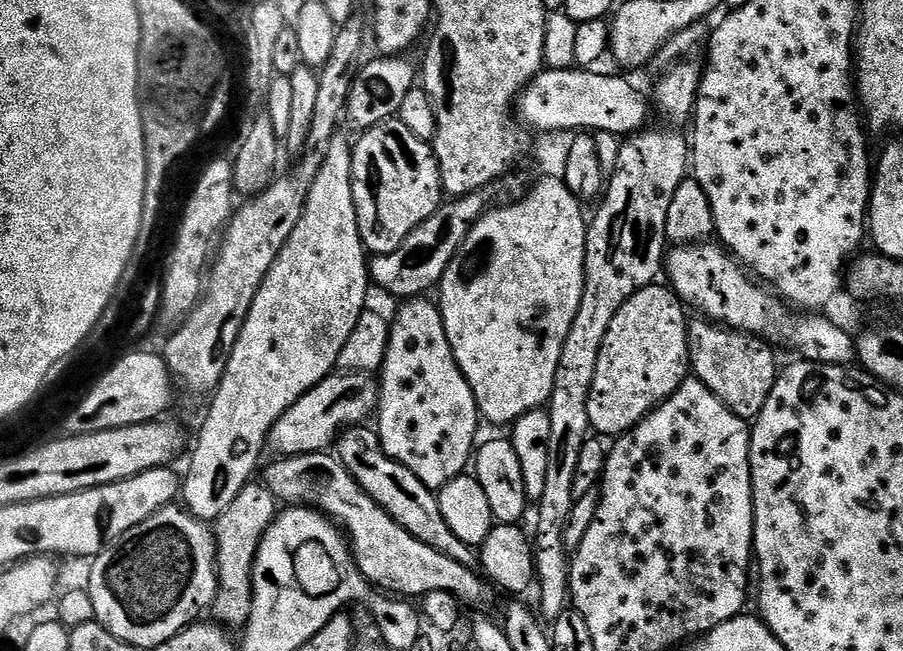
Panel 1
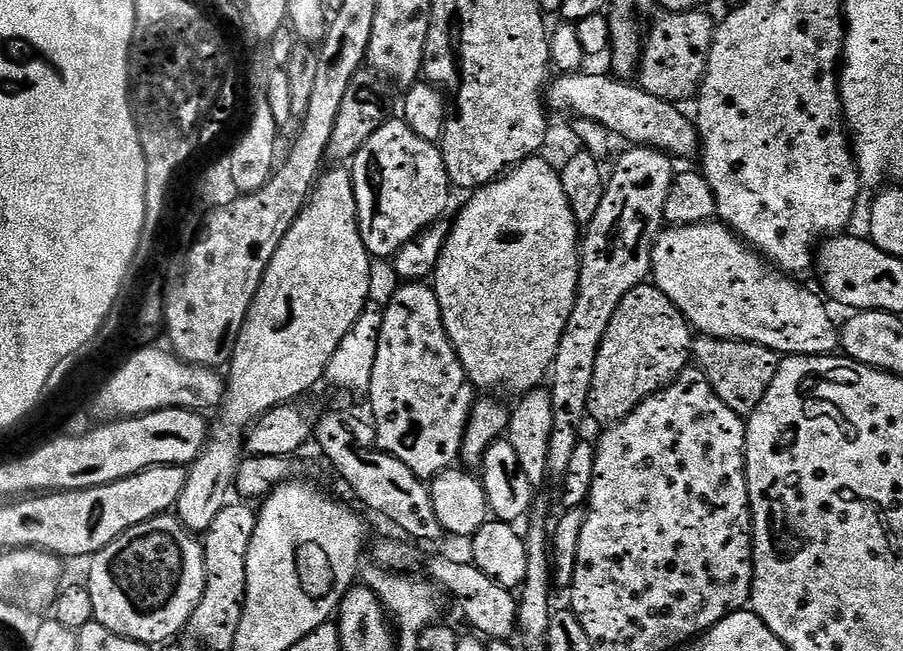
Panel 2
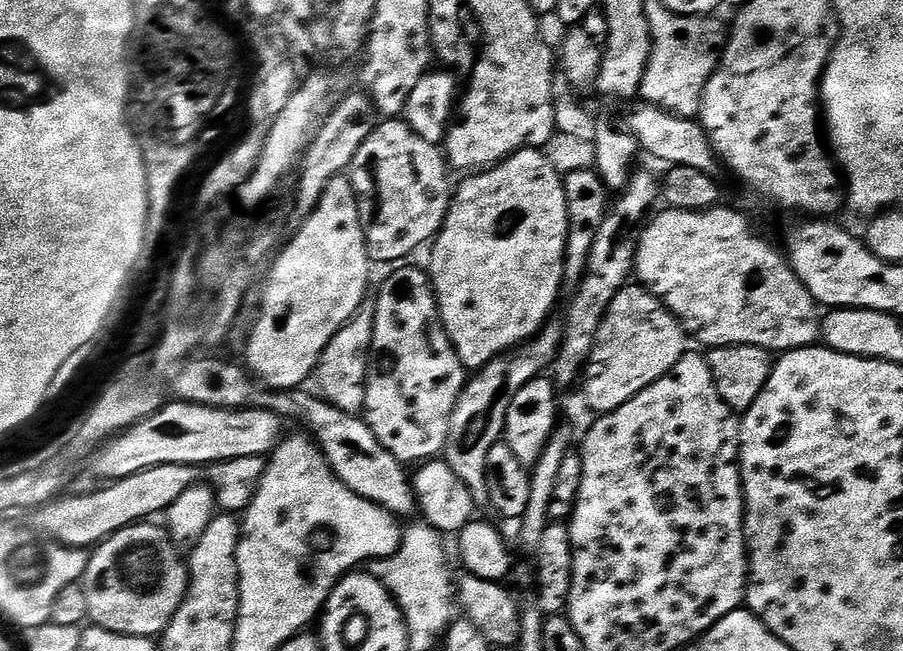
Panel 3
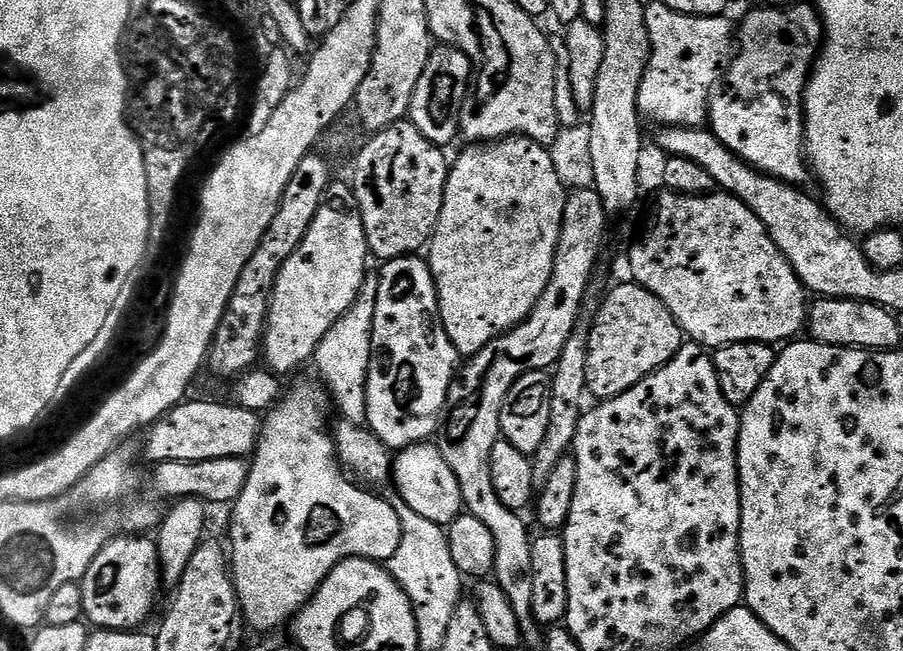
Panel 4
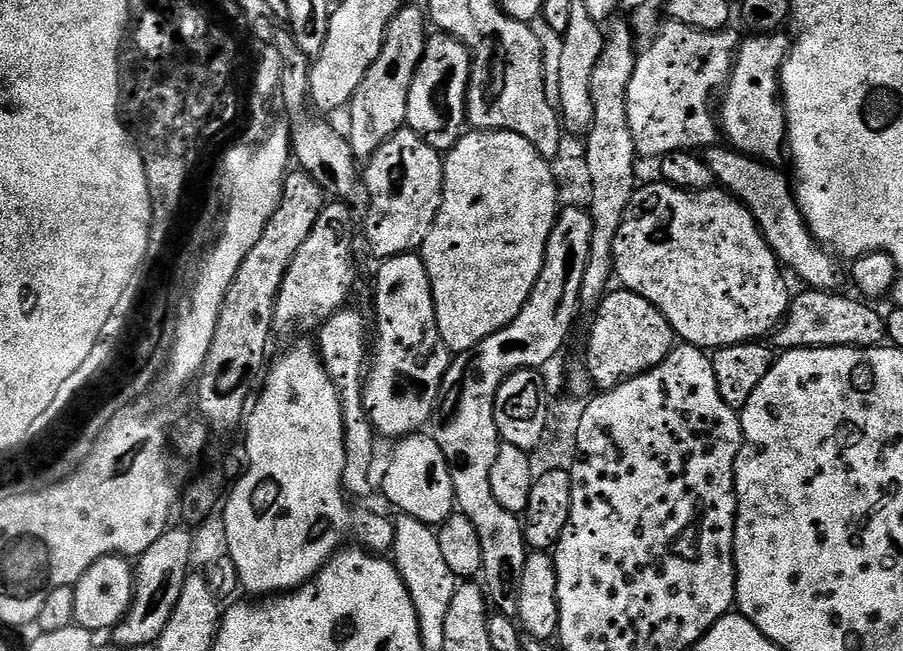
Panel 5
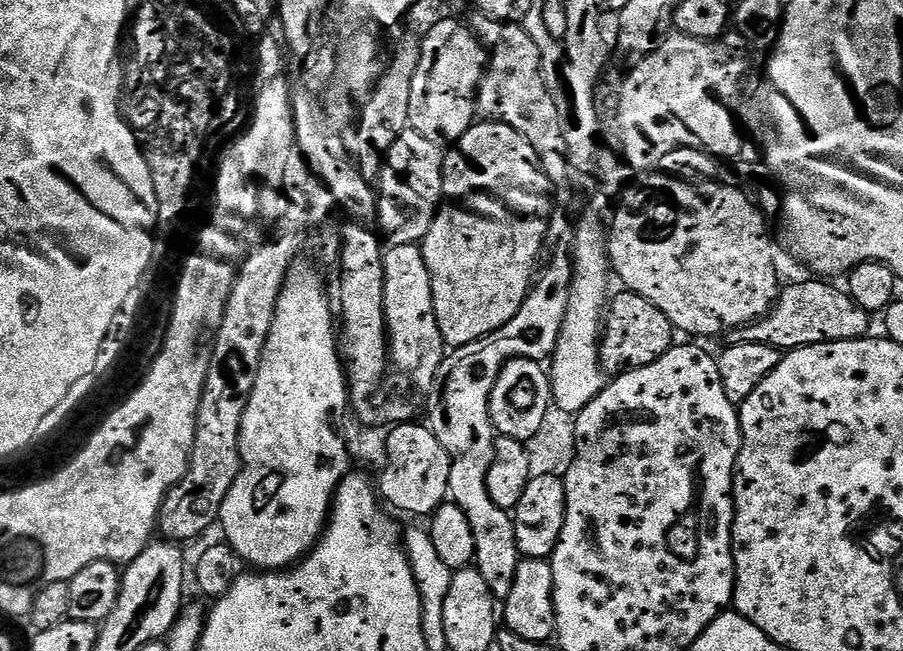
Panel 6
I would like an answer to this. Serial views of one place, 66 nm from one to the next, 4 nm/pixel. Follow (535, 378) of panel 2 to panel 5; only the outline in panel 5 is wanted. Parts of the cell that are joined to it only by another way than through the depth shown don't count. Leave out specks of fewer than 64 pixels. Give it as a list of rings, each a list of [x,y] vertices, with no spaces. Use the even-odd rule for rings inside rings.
[[[495,130],[465,131],[459,142],[443,157],[443,161],[444,193],[442,194],[442,206],[438,210],[438,218],[434,222],[426,242],[418,250],[418,255],[423,260],[430,278],[434,310],[438,318],[438,330],[442,334],[442,342],[449,352],[459,354],[469,352],[471,348],[478,346],[478,342],[490,338],[490,334],[505,328],[520,313],[522,306],[526,306],[526,302],[542,274],[542,266],[546,258],[546,244],[556,225],[556,218],[560,215],[562,201],[560,201],[560,188],[556,185],[555,175],[557,173],[554,171],[553,165],[529,140],[522,138],[522,134],[517,132],[497,132]]]

